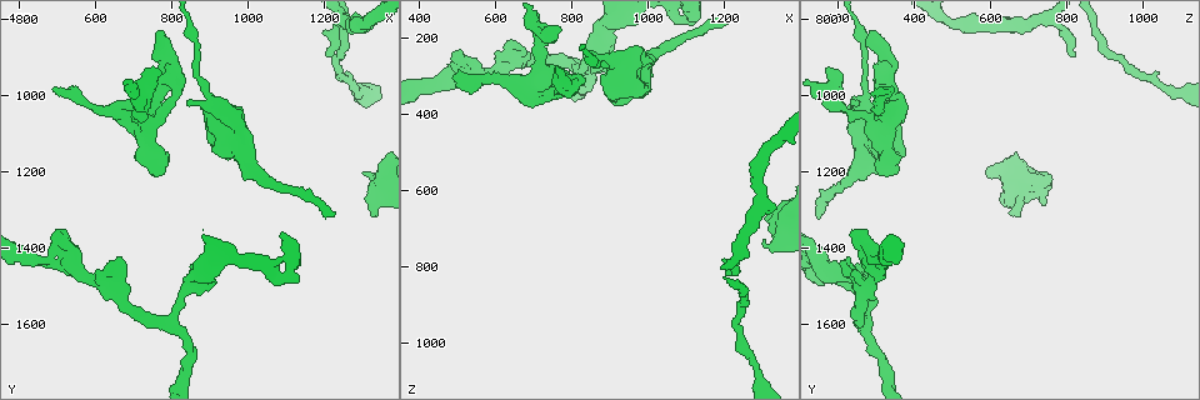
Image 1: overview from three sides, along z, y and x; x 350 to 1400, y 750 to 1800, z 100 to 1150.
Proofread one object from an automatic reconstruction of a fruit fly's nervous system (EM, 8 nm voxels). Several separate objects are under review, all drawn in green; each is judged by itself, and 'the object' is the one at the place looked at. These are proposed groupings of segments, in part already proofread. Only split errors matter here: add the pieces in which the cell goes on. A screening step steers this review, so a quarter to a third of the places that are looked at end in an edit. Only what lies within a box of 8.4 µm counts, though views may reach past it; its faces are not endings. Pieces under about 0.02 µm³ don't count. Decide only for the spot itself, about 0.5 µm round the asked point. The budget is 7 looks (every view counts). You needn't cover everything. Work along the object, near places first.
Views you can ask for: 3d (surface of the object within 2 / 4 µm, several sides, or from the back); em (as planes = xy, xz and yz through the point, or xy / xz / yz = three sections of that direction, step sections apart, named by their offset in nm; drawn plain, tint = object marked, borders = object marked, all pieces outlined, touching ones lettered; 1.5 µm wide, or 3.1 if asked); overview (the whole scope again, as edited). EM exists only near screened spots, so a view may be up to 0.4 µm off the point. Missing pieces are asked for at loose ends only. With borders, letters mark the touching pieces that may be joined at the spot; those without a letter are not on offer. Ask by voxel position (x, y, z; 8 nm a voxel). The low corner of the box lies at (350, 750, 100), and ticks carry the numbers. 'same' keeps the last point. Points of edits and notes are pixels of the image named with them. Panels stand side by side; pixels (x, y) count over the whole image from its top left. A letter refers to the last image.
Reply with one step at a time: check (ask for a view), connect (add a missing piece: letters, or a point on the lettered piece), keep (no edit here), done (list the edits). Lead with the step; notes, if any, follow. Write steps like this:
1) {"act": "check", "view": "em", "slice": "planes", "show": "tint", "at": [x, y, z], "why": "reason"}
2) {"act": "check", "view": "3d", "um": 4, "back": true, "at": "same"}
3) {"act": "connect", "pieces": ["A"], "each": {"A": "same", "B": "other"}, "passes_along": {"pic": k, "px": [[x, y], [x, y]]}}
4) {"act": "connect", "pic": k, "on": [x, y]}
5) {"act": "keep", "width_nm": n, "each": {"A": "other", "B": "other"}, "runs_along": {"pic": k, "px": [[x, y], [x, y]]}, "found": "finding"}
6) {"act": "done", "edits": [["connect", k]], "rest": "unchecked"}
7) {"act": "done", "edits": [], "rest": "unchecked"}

{"act": "check", "view": "em", "slice": "planes", "show": "tint", "at": [875, 1475, 285], "why": "free end"}

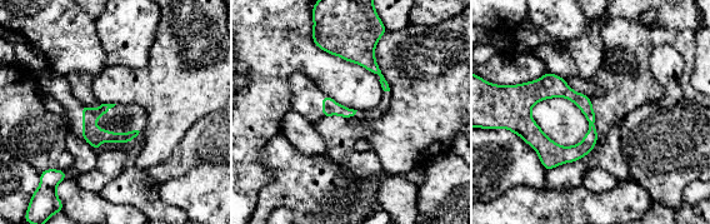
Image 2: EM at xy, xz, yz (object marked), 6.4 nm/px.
{"act": "check", "view": "em", "slice": "planes", "show": "borders", "at": "same", "why": "see the neighbours"}

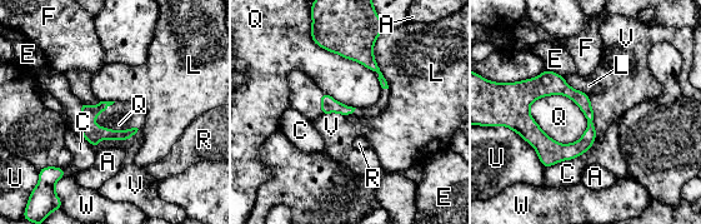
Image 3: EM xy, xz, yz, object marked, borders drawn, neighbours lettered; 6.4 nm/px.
{"act": "keep", "each": {"A": "other", "C": "other", "E": "other", "F": "other", "L": "other", "Q": "other", "R": "other", "U": "other", "V": "other", "W": "other"}, "border": {"pic": 3, "px": [[529, 105], [564, 94], [589, 125]]}, "found": "none of them fits"}

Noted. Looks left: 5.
{"act": "check", "view": "em", "slice": "planes", "show": "tint", "at": [765, 845, 280], "why": "free end"}

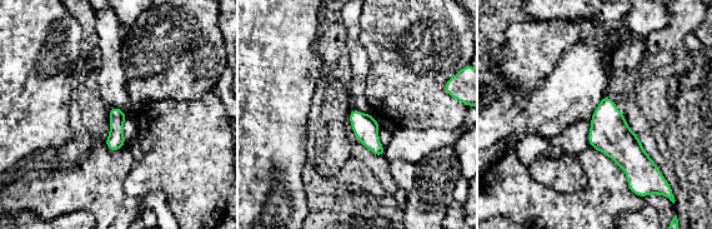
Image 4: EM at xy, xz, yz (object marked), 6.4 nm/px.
{"act": "check", "view": "em", "slice": "planes", "show": "borders", "at": "same"}

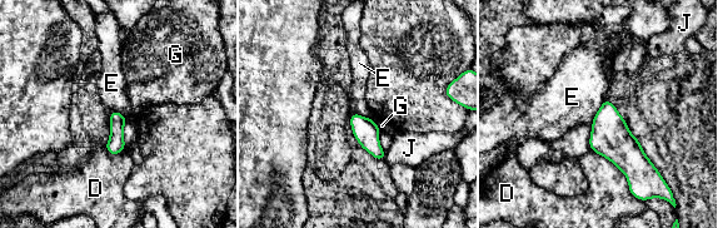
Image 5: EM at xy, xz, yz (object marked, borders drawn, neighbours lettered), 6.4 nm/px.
{"act": "keep", "each": {"D": "other", "E": "other", "G": "other", "J": "other"}, "border": {"pic": 5, "px": [[606, 98], [591, 122]]}, "found": "none of them fits"}

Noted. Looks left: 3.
{"act": "check", "view": "3d", "um": 4, "back": true, "at": [495, 985, 310]}

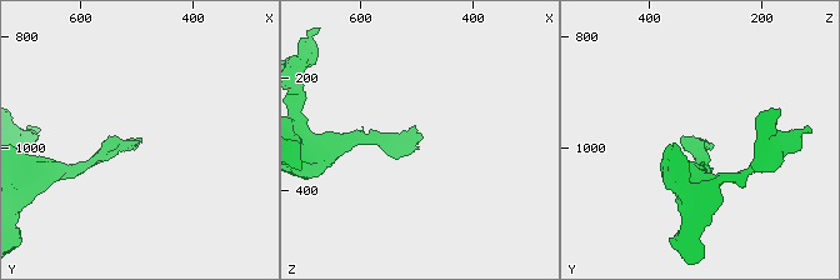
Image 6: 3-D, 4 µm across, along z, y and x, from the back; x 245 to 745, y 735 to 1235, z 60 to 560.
{"act": "check", "view": "em", "slice": "planes", "show": "borders", "at": [490, 985, 305], "why": "need the tissue"}

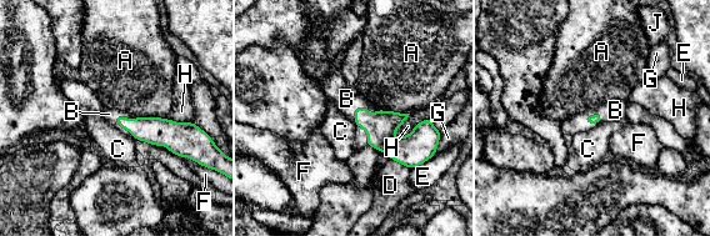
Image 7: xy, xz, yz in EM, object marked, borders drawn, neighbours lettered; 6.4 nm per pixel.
{"act": "connect", "pieces": ["B"], "each": {"A": "other", "B": "same", "C": "other", "D": "other", "E": "other", "F": "other", "G": "other", "H": "other", "J": "other"}, "found": "the cell continues"}

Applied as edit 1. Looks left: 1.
{"act": "done", "edits": [["connect", 7]], "rest": "unchecked"}

